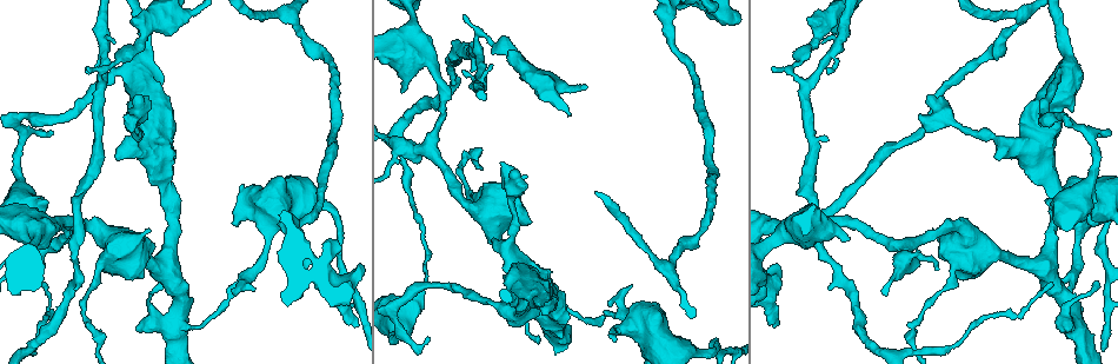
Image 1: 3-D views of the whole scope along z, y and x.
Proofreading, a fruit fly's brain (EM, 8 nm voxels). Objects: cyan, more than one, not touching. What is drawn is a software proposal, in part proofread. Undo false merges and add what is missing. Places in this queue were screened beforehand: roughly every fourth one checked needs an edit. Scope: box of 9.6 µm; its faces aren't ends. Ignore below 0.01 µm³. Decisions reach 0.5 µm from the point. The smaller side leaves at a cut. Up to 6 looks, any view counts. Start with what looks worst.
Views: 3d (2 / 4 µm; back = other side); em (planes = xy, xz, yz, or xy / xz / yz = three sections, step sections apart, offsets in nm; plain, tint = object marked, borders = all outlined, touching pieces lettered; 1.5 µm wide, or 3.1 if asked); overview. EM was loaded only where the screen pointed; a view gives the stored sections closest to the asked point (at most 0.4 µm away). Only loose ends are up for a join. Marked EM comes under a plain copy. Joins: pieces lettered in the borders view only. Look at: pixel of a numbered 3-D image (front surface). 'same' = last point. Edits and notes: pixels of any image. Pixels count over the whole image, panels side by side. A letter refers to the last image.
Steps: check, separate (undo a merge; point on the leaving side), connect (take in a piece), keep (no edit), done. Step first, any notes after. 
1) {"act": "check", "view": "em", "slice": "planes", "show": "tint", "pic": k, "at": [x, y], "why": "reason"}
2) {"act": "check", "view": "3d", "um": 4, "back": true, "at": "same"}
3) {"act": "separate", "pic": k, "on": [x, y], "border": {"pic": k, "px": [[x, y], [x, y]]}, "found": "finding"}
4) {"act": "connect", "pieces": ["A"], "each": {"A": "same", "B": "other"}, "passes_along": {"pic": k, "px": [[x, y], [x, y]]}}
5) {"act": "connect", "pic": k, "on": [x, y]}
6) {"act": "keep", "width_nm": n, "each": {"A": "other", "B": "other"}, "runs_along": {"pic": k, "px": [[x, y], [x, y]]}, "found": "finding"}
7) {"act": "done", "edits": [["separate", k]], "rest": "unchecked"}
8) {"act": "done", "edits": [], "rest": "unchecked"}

{"act": "check", "view": "em", "slice": "planes", "show": "borders", "pic": 1, "at": [178, 322]}

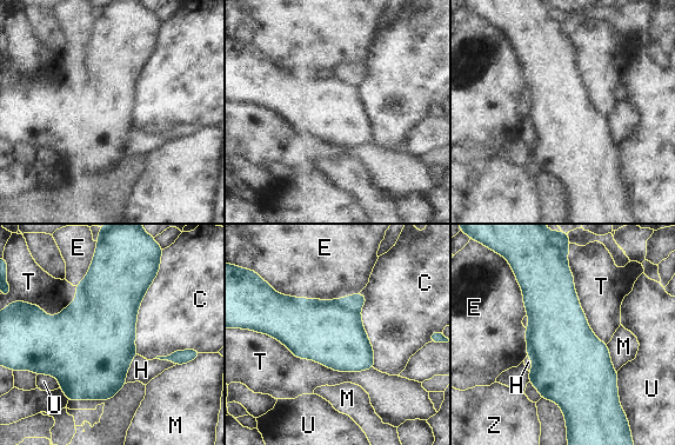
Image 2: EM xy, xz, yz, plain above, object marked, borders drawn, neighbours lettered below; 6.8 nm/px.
{"act": "separate", "pic": 2, "on": [356, 301], "width_nm": 440, "longest_contact_nm": ["T", 850], "each": {"C": "other", "E": "other", "H": "other", "M": "other", "T": "other", "U": "other", "Z": "other"}, "found": "a second neuron is stuck on"}

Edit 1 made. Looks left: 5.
{"act": "check", "view": "overview", "why": "see it whole again"}

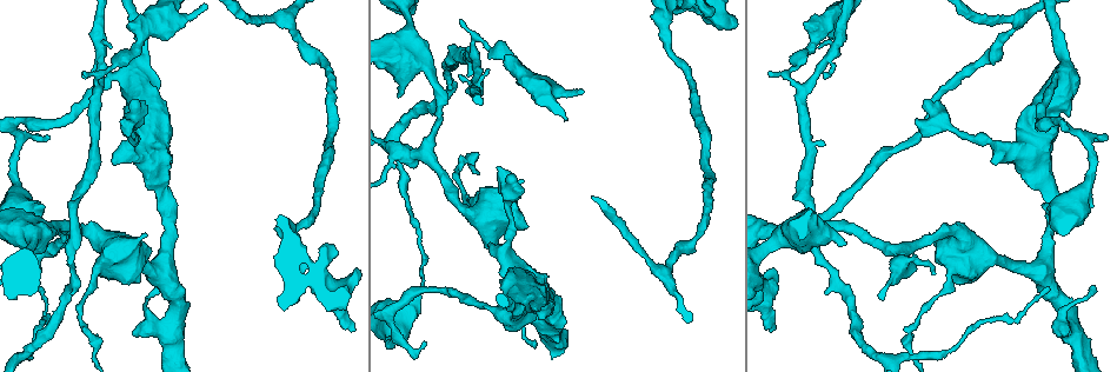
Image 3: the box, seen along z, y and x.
{"act": "check", "view": "em", "slice": "planes", "show": "tint", "pic": 3, "at": [51, 250], "why": "three arms meet"}

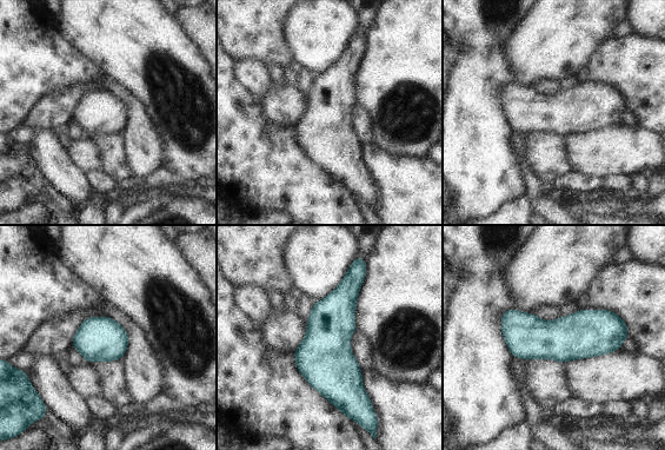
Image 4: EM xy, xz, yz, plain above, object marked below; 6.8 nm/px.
{"act": "check", "view": "em", "slice": "planes", "show": "borders", "at": "same"}

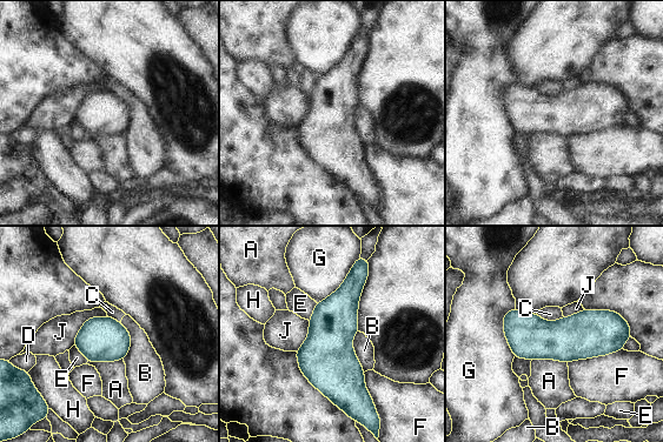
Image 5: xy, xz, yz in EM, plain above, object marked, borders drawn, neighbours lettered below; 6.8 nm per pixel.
{"act": "keep", "longest_contact_nm": ["G", 400], "each": {"A": "other", "B": "other", "C": "other", "D": "other", "E": "other", "F": "other", "G": "other", "H": "other", "J": "other"}, "border": {"pic": 5, "px": [[123, 359], [87, 362]]}, "found": "all the same neuron"}

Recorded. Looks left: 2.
{"act": "done", "edits": [["separate", 2]], "rest": "unchecked"}

